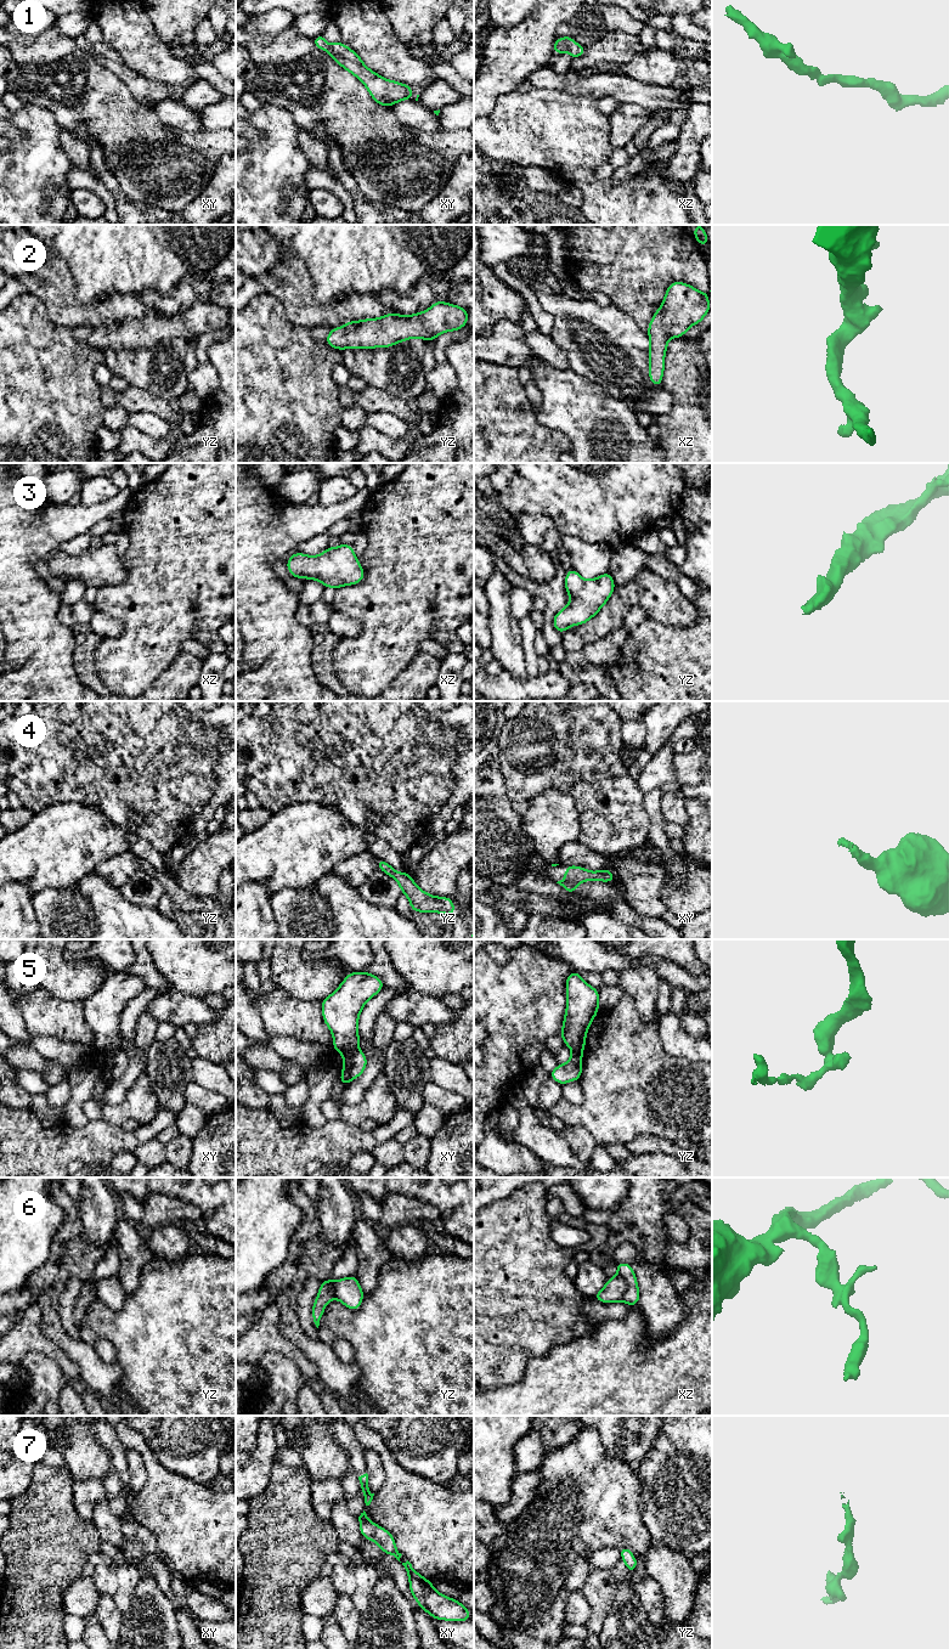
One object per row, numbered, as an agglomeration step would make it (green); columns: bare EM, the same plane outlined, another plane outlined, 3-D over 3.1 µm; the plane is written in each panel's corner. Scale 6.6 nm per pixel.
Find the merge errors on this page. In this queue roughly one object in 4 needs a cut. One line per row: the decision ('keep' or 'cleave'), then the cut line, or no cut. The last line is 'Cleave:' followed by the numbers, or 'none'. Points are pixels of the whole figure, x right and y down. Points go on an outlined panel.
1: keep; no cut
2: keep; no cut
3: keep; no cut
4: keep; no cut
5: cleave; cut in xy along (357, 1048), (345, 1055)
6: cleave; cut in xz along (617, 1275), (626, 1283), (626, 1292), (621, 1300)
7: keep; no cut
Cleave: 5, 6

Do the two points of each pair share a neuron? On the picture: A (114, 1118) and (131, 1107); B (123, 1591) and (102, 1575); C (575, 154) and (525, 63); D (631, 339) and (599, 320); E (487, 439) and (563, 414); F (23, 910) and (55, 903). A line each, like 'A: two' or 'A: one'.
A: one
B: one
C: two
D: one
E: two
F: two

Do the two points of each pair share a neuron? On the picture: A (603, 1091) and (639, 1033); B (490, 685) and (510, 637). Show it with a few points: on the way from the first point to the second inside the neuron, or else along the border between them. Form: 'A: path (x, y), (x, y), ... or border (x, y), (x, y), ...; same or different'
A: path (617, 1077), (623, 1071), (623, 1055), (631, 1048); same
B: border (503, 670), (521, 681), (529, 676); different

